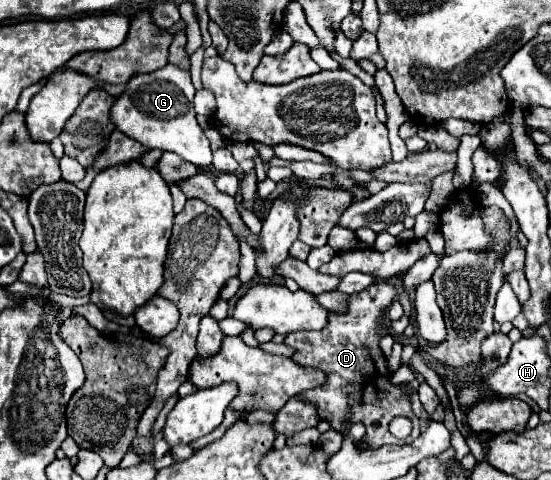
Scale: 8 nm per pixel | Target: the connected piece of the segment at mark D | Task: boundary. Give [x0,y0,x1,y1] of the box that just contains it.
[284,282,420,448]

